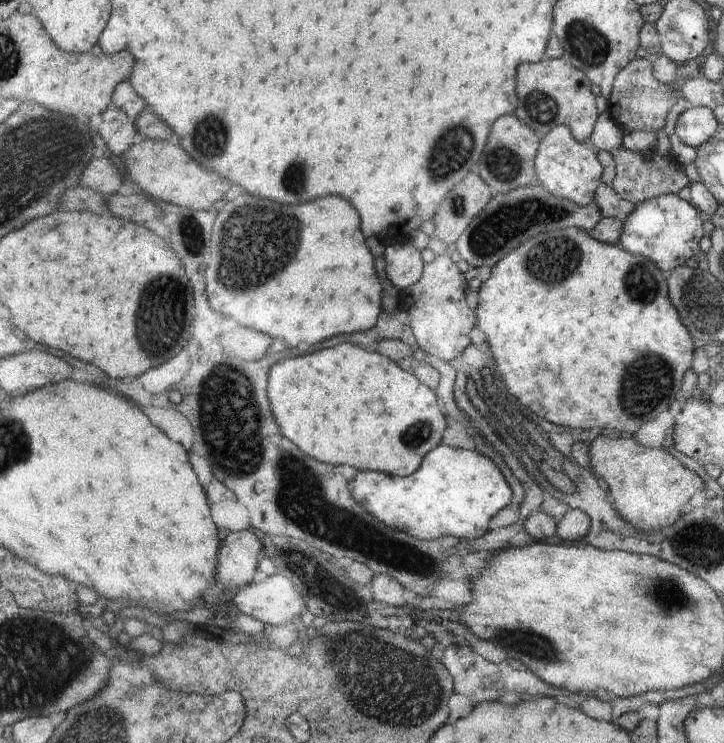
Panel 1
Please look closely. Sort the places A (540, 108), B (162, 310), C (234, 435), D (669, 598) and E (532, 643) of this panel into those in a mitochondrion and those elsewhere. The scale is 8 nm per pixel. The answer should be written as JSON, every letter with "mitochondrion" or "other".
{"A":"mitochondrion","B":"mitochondrion","C":"mitochondrion","D":"mitochondrion","E":"mitochondrion"}

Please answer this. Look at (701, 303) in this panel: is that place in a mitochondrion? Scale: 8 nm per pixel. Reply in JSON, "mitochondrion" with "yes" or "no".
{"mitochondrion":"yes"}

